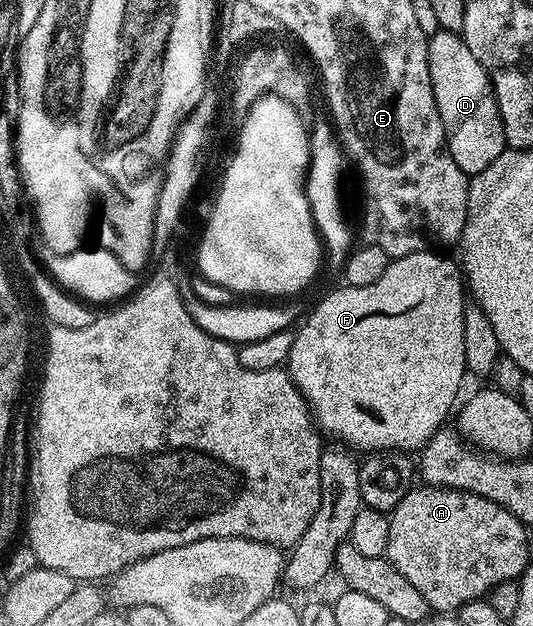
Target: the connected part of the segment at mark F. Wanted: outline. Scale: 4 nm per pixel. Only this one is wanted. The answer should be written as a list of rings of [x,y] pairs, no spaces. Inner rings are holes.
[[[436,250],[407,253],[403,257],[392,260],[387,265],[383,277],[379,277],[379,281],[358,287],[341,285],[338,291],[331,292],[310,315],[308,312],[304,316],[303,322],[300,324],[301,332],[298,330],[293,337],[287,370],[289,376],[293,378],[293,383],[299,388],[301,395],[308,403],[318,428],[326,436],[334,435],[337,438],[334,440],[344,441],[350,448],[361,453],[374,451],[417,453],[424,448],[436,431],[440,431],[442,427],[446,426],[448,419],[445,418],[448,417],[453,402],[455,402],[454,407],[458,402],[457,394],[461,391],[461,382],[467,379],[465,358],[463,357],[463,317],[467,306],[467,300],[465,300],[465,295],[467,299],[467,284],[460,266],[454,260],[452,263],[445,255],[448,254],[438,253]]]

